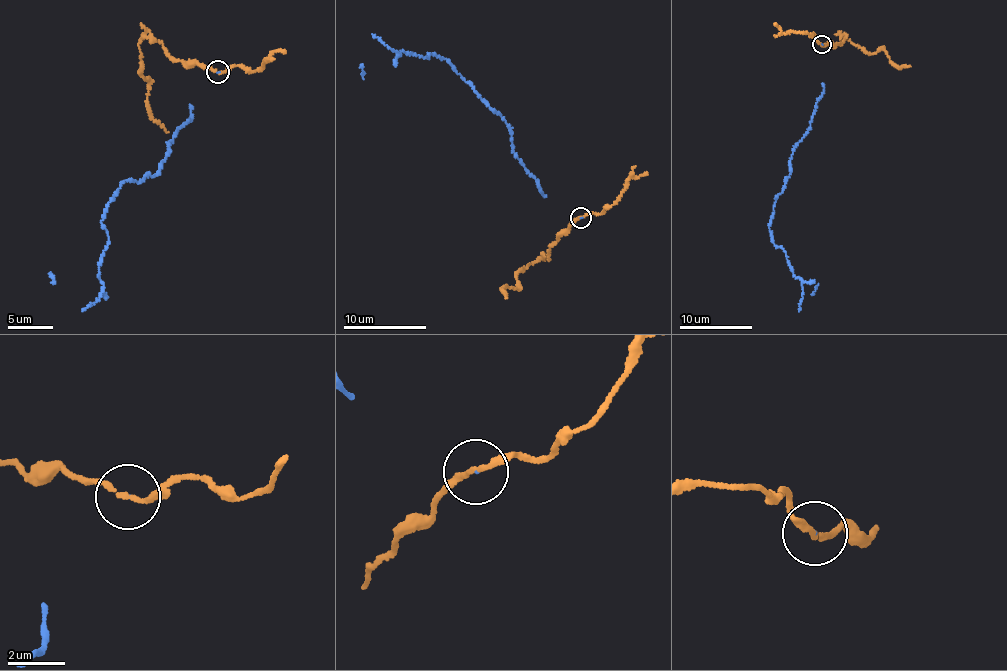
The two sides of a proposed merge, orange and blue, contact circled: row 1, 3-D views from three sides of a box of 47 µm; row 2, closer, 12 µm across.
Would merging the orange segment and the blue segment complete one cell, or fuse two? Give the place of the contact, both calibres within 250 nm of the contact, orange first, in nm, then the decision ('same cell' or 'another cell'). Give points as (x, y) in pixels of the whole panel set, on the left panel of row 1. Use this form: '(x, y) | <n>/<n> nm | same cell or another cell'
(217, 71) | 150/40 nm | another cell

